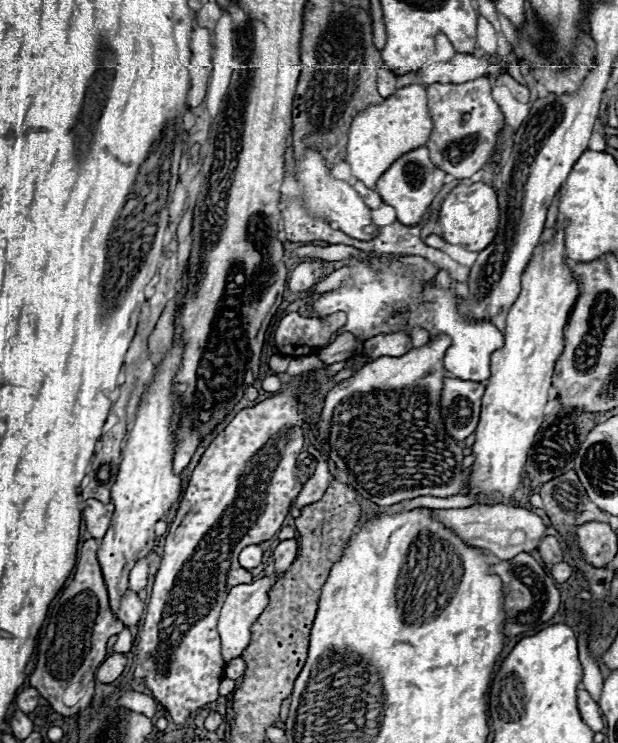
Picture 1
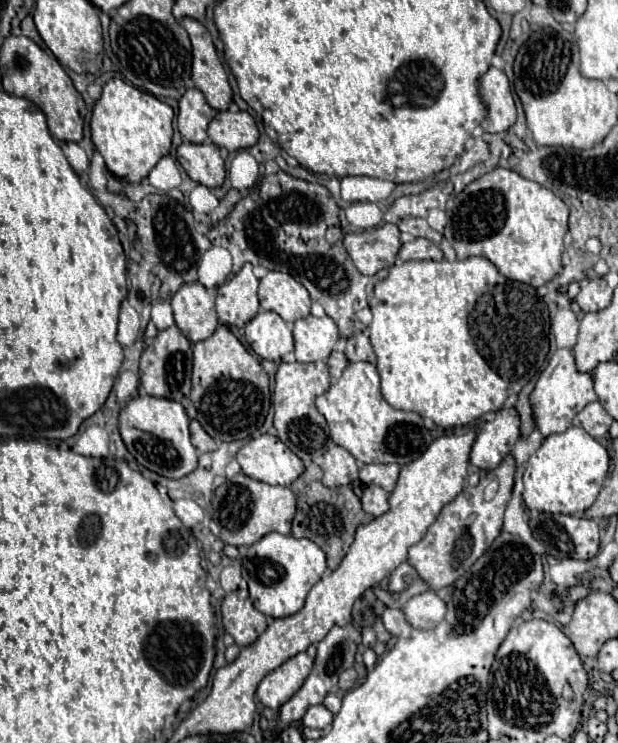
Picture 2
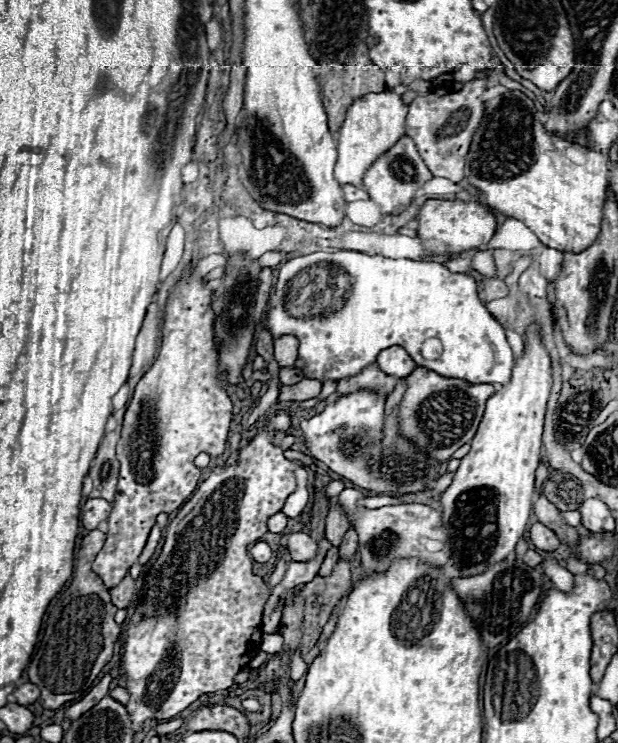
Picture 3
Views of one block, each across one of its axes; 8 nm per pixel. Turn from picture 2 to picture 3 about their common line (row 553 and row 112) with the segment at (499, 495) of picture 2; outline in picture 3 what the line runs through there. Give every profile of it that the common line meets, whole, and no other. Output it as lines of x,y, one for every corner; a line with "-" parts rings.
474,78
470,82
464,82
458,92
428,92
428,96
418,96
410,104
406,134
416,142
420,156
434,176
442,176
452,182
460,182
464,178
466,154
484,116
484,102
480,100
480,96
486,90
486,82
488,78

